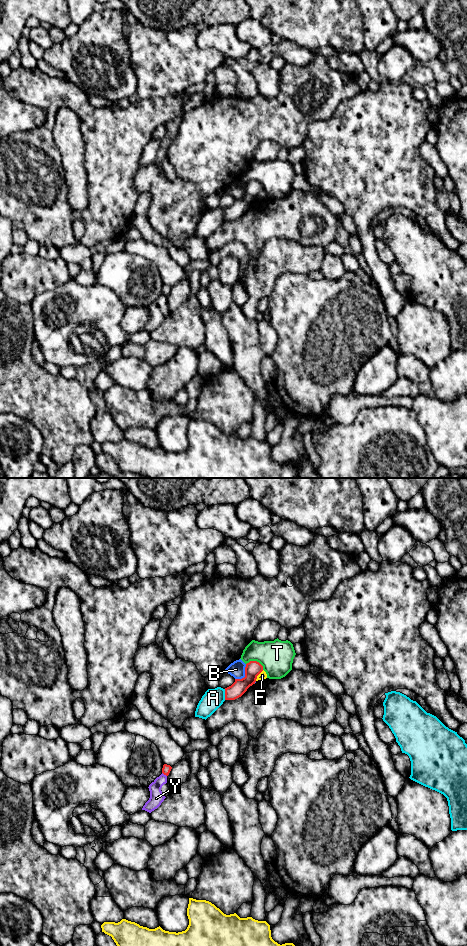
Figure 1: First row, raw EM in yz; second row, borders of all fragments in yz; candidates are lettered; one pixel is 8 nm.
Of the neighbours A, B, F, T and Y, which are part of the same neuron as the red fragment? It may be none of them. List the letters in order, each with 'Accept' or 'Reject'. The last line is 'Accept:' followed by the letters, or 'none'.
A: Reject
B: Reject
F: Reject
T: Reject
Y: Reject
Accept: none

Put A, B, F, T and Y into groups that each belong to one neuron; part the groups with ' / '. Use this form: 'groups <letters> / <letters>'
groups A / B / F / T / Y

